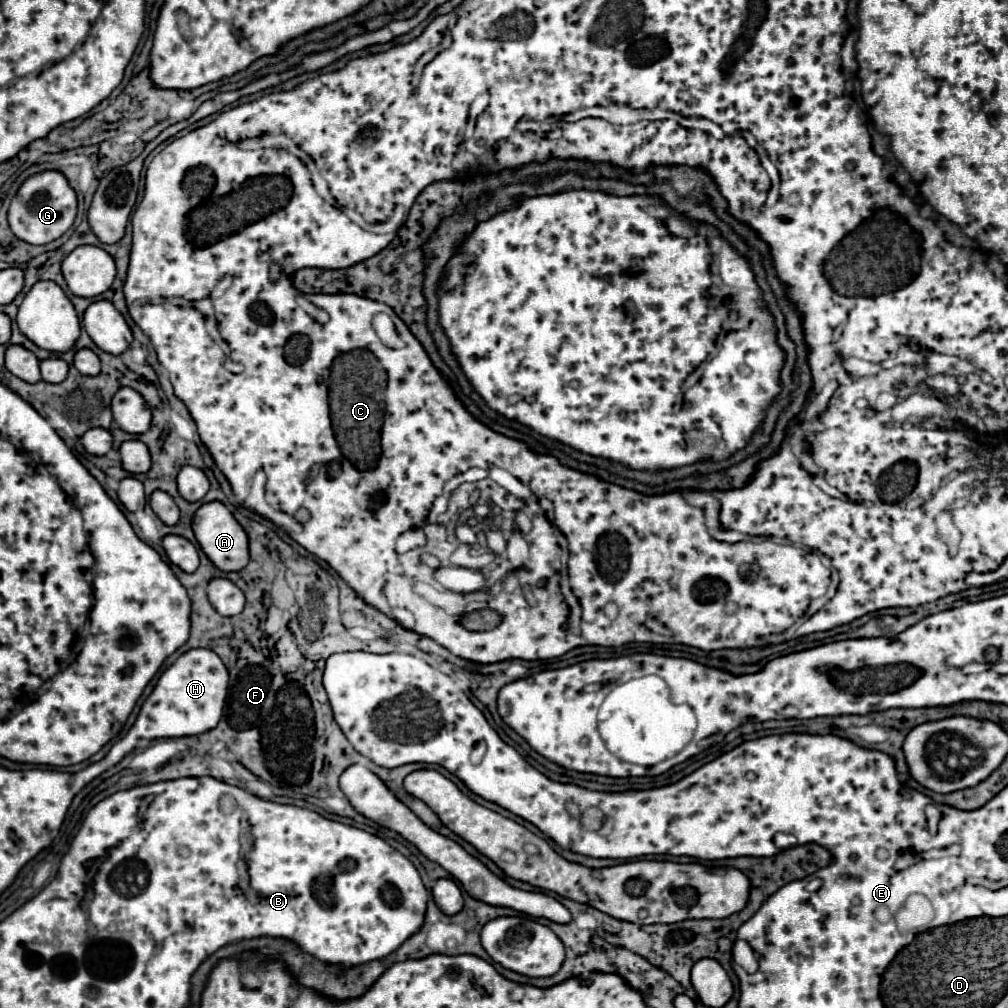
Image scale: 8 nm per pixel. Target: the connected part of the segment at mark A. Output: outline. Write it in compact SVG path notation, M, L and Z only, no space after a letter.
M221 501L205 503L195 511L193 533L195 533L195 539L197 539L199 547L203 549L203 553L221 571L239 571L247 565L247 561L249 561L249 537L247 537L245 529L239 525L239 521L233 517L233 513Z

